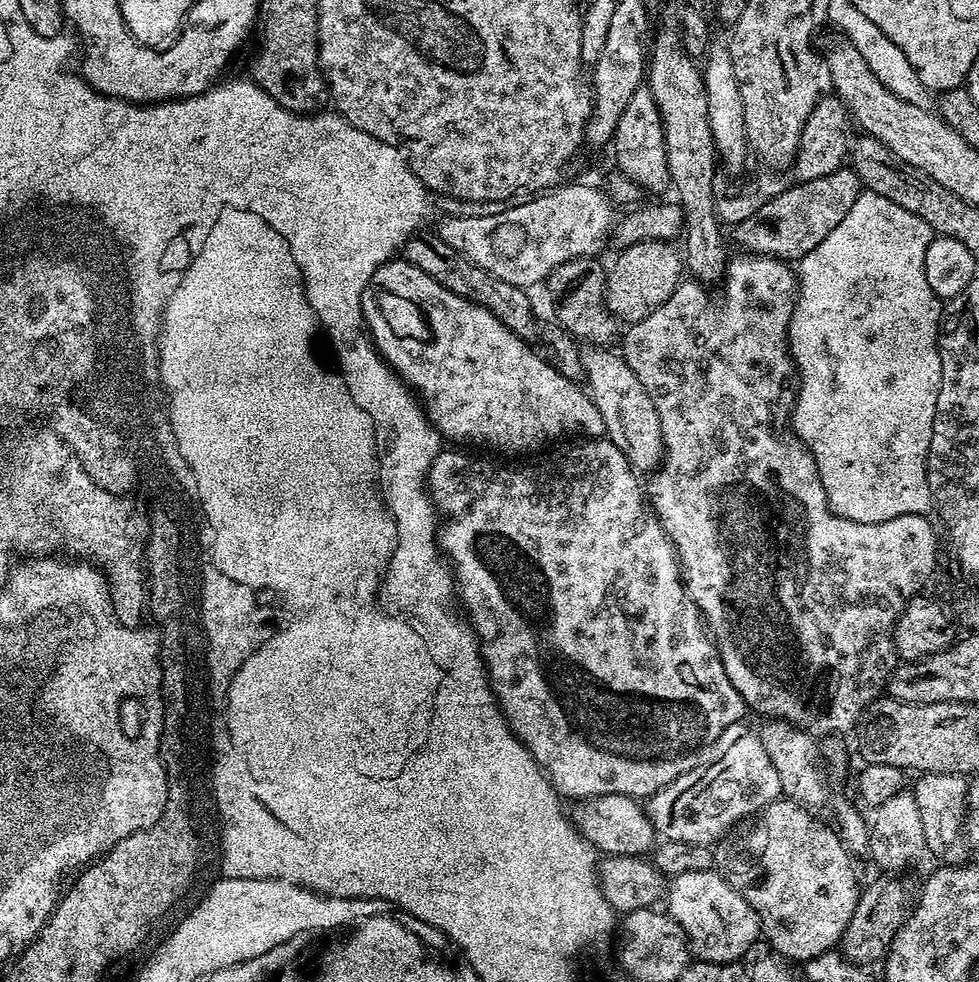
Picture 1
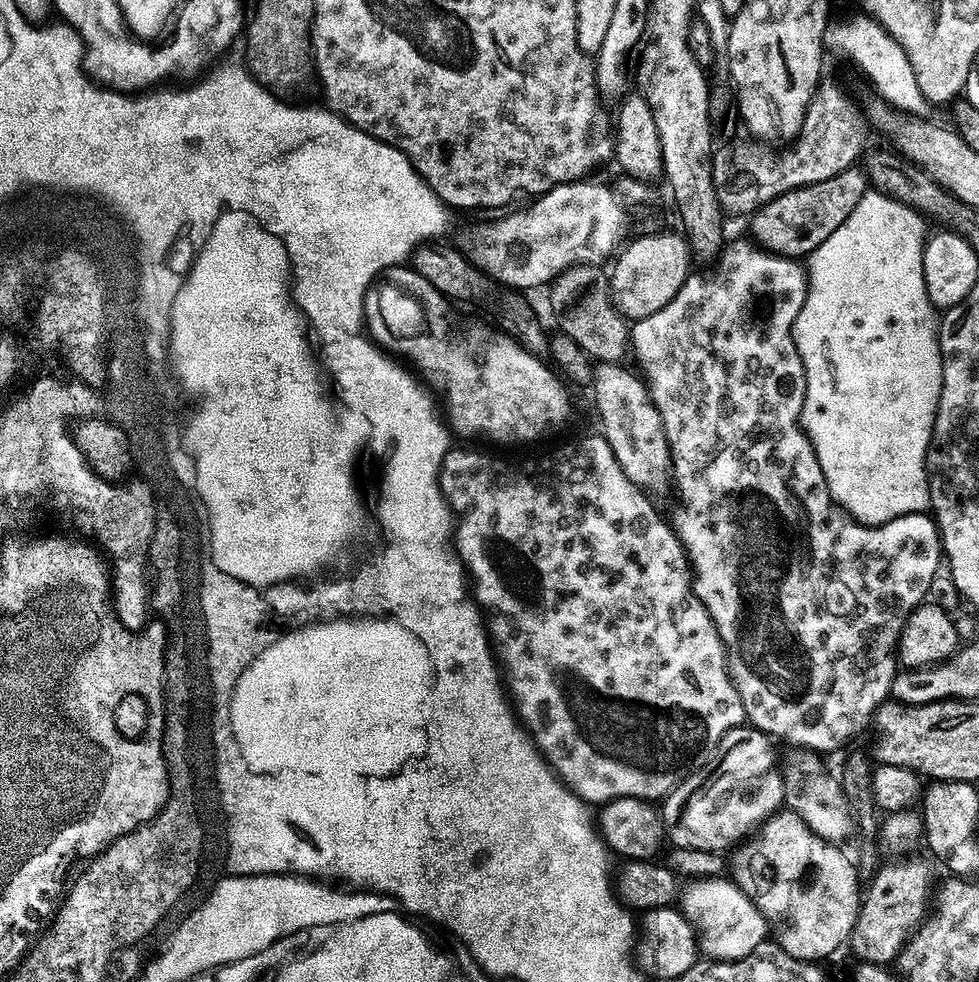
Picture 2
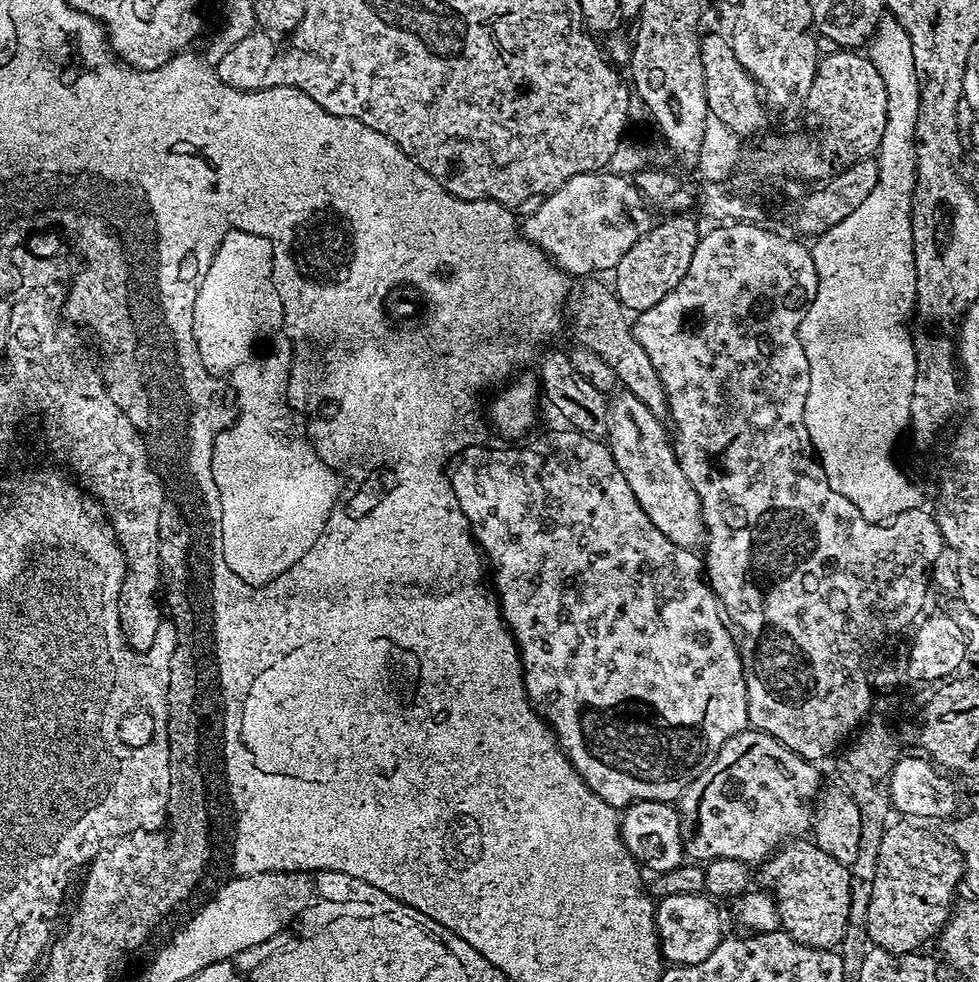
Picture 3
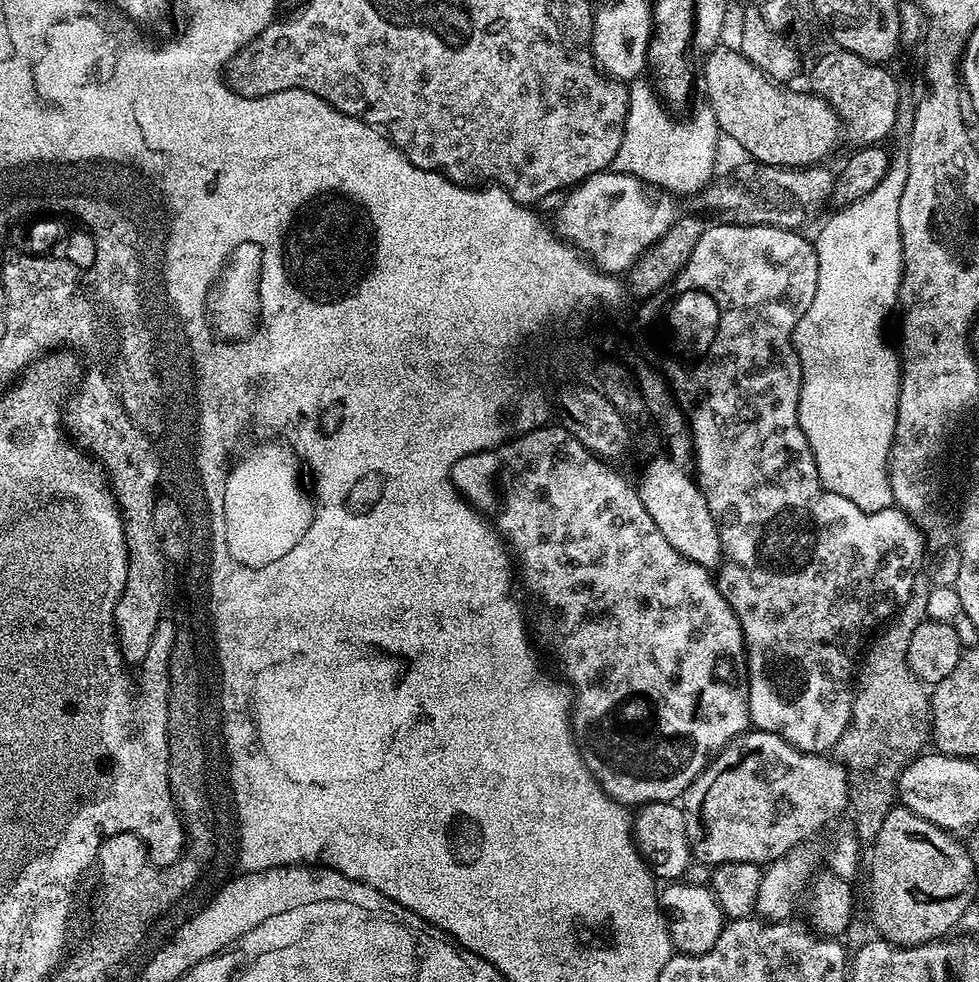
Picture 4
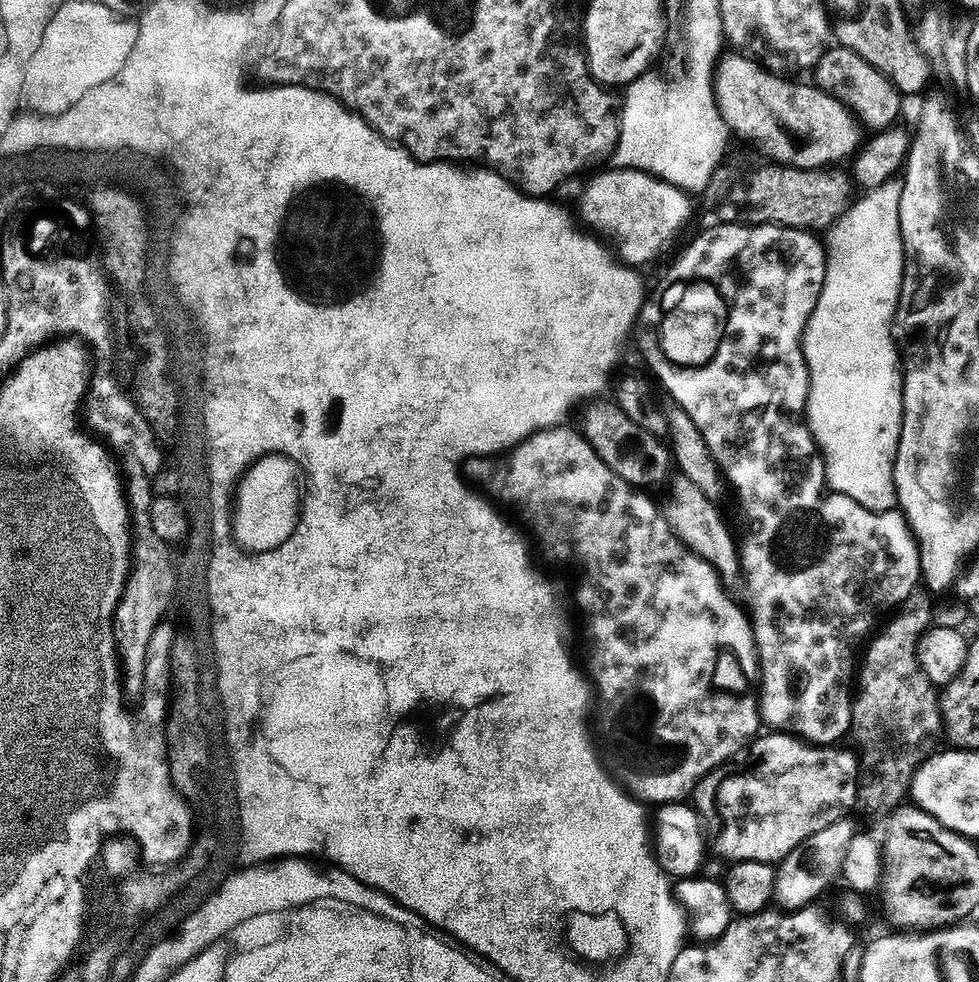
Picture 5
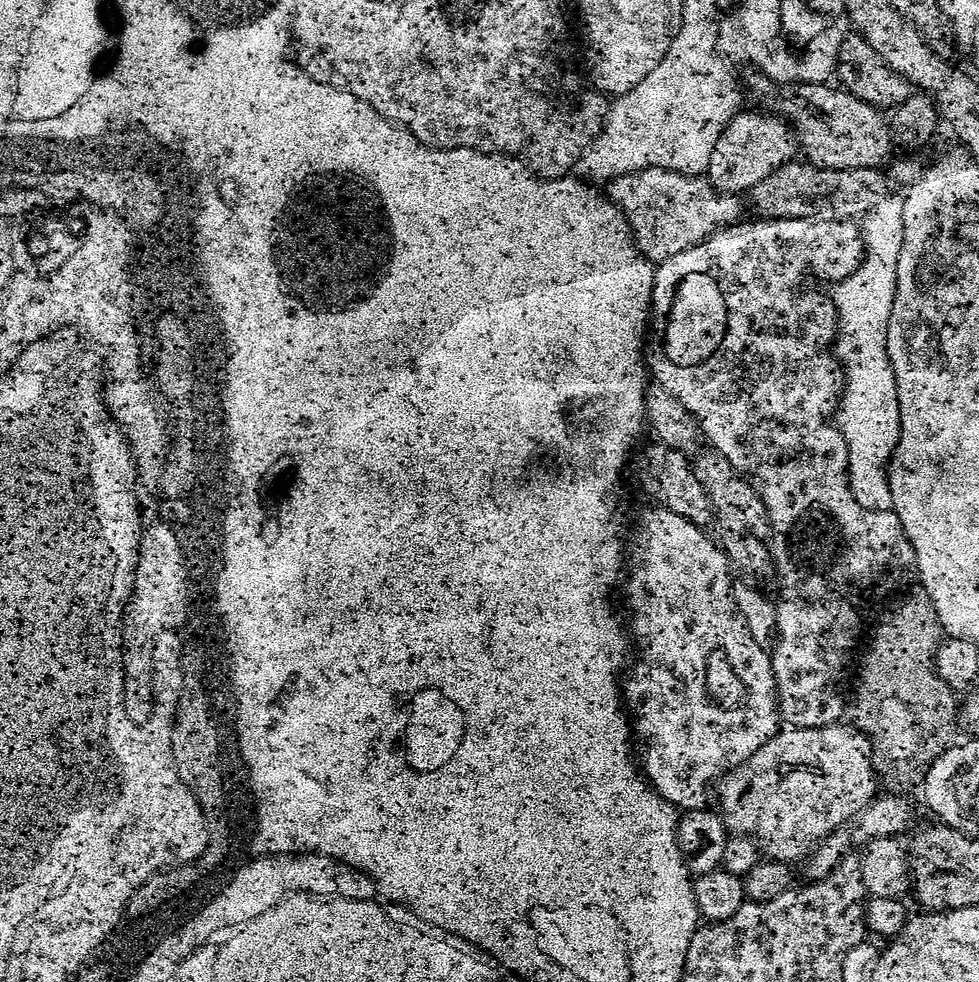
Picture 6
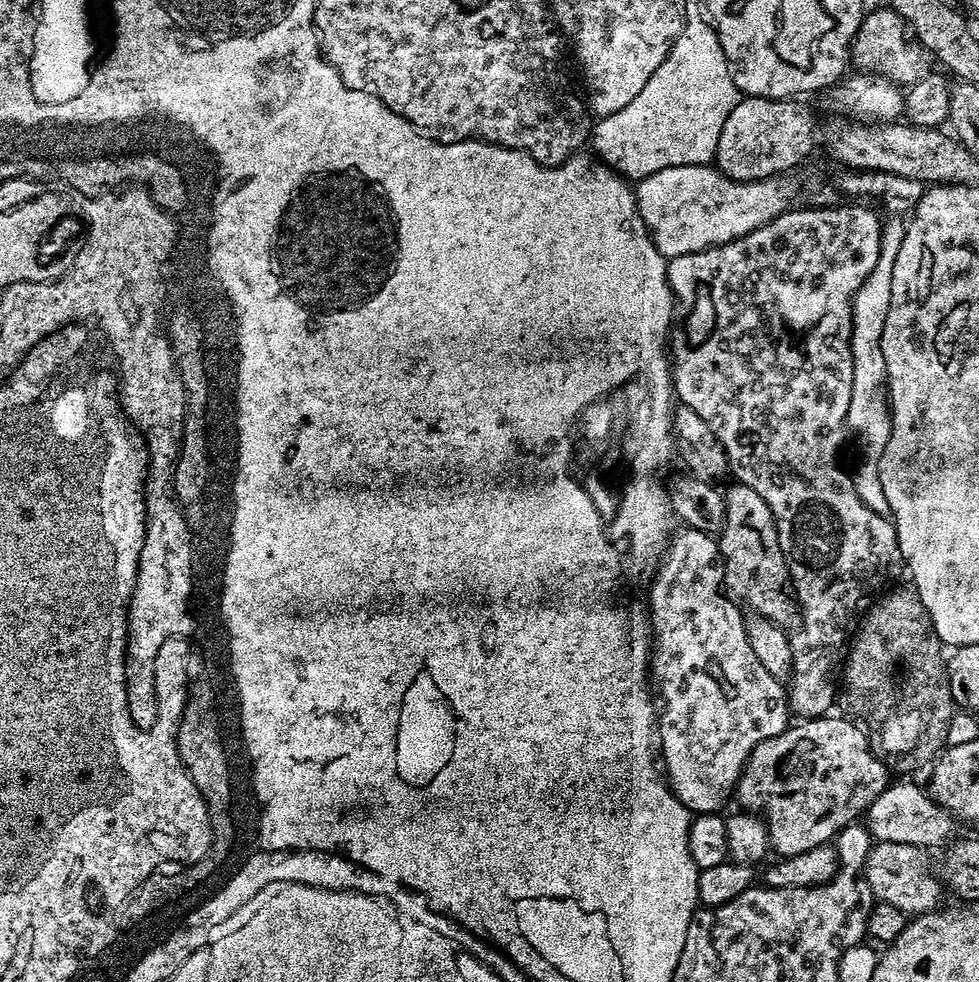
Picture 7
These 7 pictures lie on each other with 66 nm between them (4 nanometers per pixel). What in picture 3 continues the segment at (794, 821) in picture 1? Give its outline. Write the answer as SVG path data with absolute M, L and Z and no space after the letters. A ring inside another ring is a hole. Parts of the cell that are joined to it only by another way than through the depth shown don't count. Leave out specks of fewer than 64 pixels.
M800 838L793 839L791 842L785 843L783 847L772 853L767 860L763 861L758 868L758 884L761 889L767 890L772 899L776 901L776 909L780 915L780 928L788 933L790 938L794 938L799 944L806 945L807 948L826 948L829 950L835 949L839 945L842 934L846 930L848 925L848 915L850 914L850 894L852 893L852 874L849 865L838 862L830 854L826 854L826 850L822 850L814 842L808 842L803 844L805 841Z

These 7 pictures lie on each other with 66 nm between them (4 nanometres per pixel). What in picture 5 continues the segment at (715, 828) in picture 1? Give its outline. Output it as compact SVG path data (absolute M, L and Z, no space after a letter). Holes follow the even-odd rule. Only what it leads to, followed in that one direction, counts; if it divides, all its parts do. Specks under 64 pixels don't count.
M775 730L767 734L769 736L757 735L735 763L720 765L696 783L694 807L709 829L716 828L716 833L710 836L711 847L713 844L717 854L725 856L728 862L757 860L776 864L784 860L794 846L806 842L810 834L818 834L818 830L830 826L830 822L847 817L851 813L848 811L858 804L856 786L860 779L860 761L853 749L851 752L840 748L844 746L811 744L799 736Z

